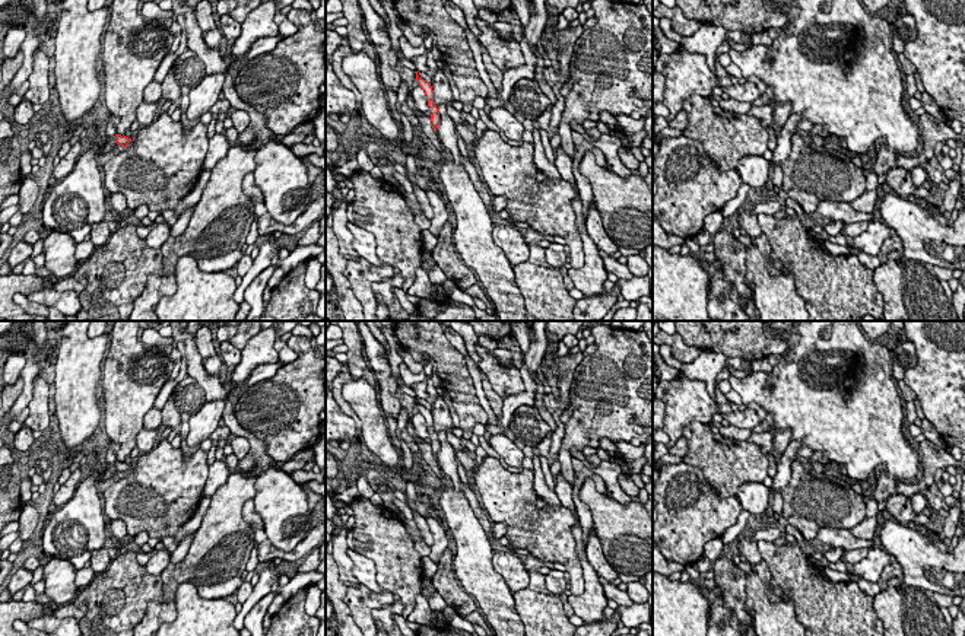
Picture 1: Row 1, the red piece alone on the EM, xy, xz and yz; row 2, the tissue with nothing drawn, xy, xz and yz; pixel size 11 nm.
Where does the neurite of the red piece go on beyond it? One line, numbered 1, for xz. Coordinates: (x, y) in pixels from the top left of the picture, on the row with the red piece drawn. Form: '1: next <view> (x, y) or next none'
1: next none

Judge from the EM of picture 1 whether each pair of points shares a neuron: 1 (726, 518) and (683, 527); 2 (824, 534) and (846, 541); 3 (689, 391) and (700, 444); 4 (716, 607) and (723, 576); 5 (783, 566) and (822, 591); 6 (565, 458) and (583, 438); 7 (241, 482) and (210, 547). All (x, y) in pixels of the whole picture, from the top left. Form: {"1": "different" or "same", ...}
{"1": "same", "2": "same", "3": "different", "4": "different", "5": "same", "6": "same", "7": "same"}

